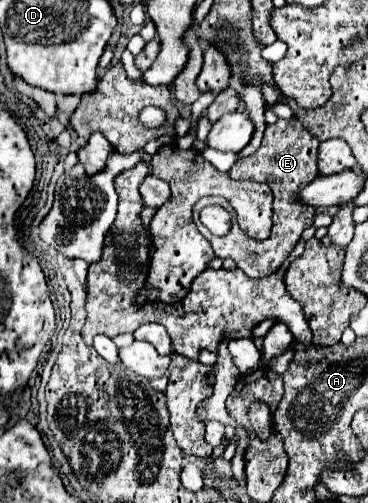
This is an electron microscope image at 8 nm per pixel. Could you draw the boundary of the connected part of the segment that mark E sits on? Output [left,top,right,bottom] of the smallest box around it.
[193,118,319,278]

